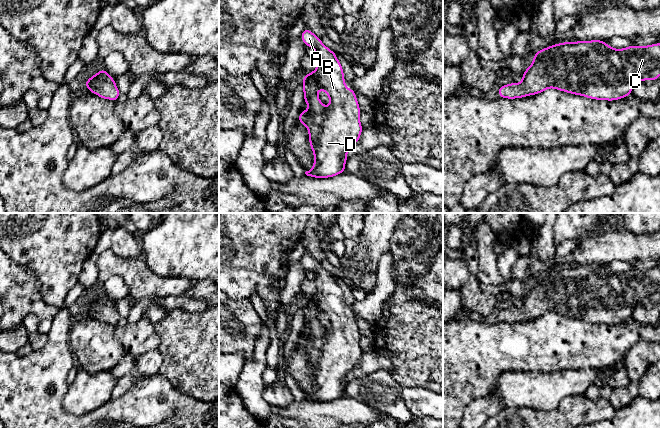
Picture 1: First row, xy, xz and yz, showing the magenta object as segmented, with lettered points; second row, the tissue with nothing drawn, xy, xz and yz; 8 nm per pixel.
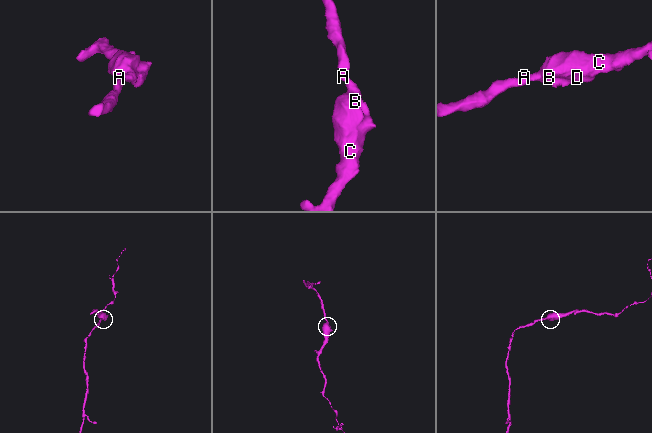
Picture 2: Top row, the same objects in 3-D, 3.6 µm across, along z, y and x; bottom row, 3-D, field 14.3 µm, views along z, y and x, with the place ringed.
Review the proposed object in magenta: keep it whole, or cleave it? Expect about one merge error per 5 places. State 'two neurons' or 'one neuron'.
one neuron

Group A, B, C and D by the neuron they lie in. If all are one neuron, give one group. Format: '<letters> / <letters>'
A B C D

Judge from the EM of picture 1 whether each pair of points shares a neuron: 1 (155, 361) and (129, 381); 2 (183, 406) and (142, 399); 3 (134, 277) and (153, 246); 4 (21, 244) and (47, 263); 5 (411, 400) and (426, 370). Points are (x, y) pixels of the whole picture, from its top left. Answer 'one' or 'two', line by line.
1: one
2: one
3: two
4: one
5: two

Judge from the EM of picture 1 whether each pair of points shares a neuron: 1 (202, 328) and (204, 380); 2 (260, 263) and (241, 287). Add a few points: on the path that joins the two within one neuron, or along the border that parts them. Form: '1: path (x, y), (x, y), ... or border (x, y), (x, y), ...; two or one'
1: path (202, 341), (204, 367); one
2: path (254, 269), (242, 281); one

